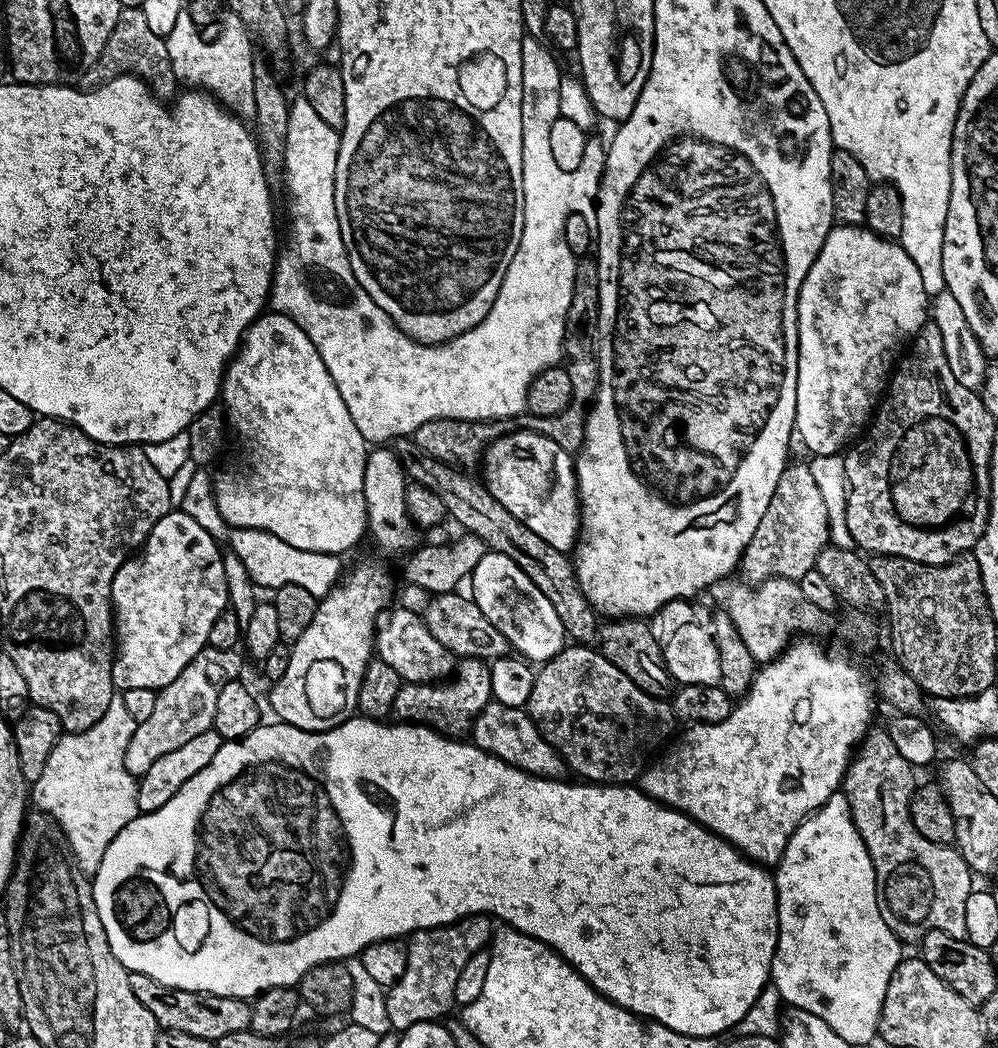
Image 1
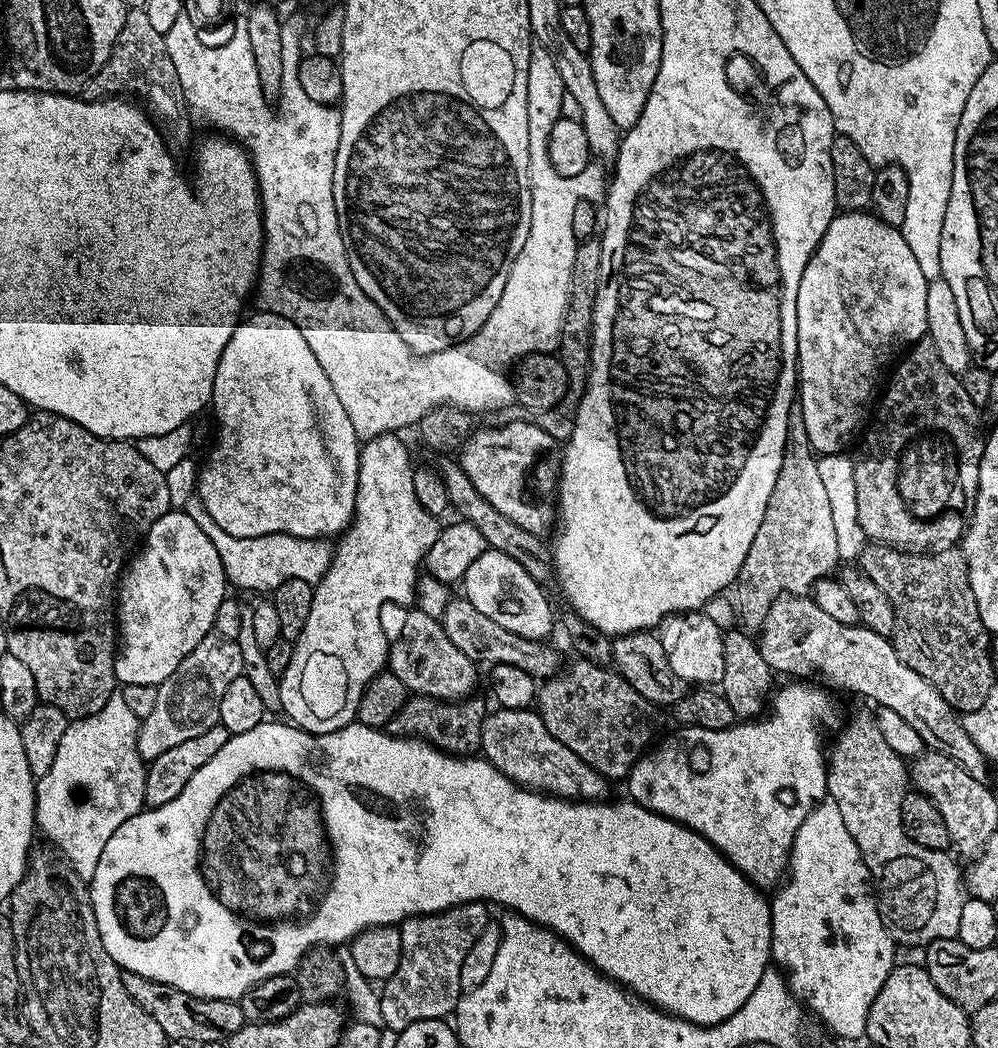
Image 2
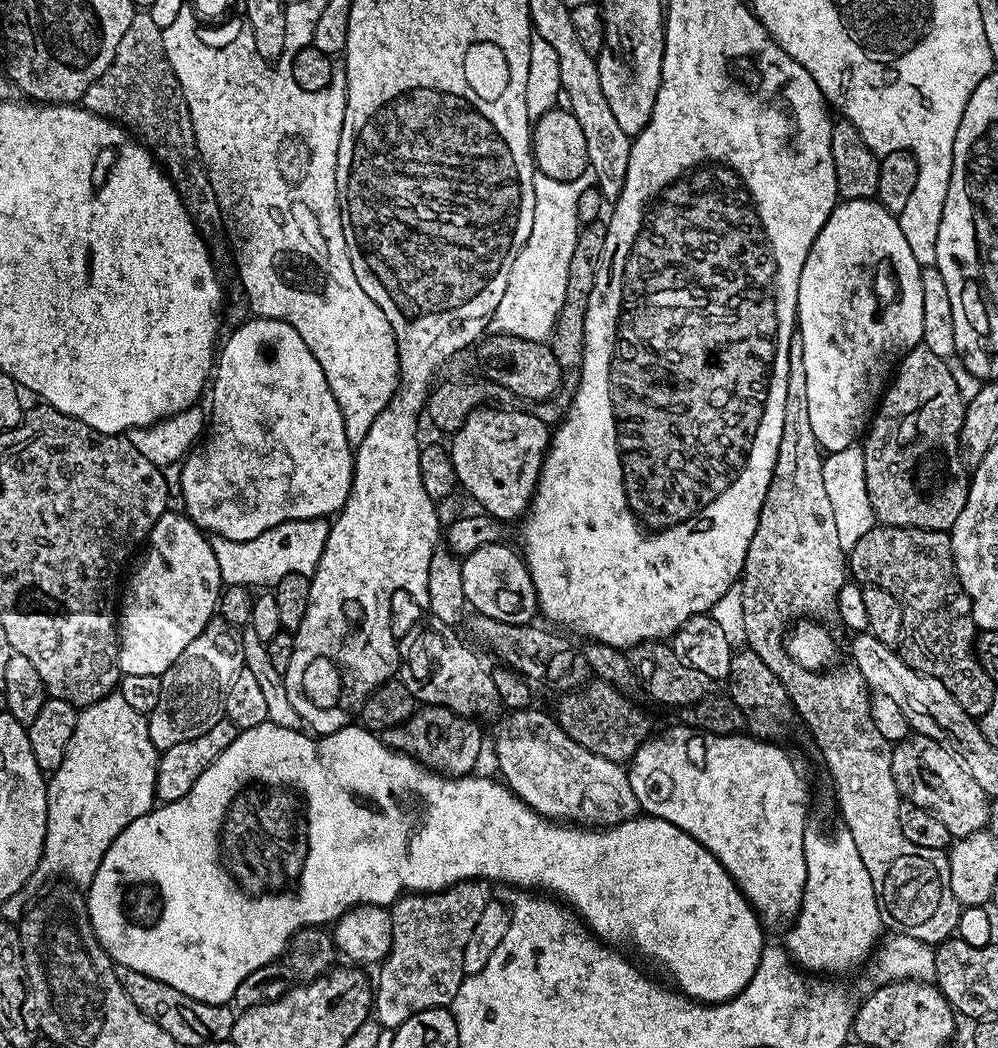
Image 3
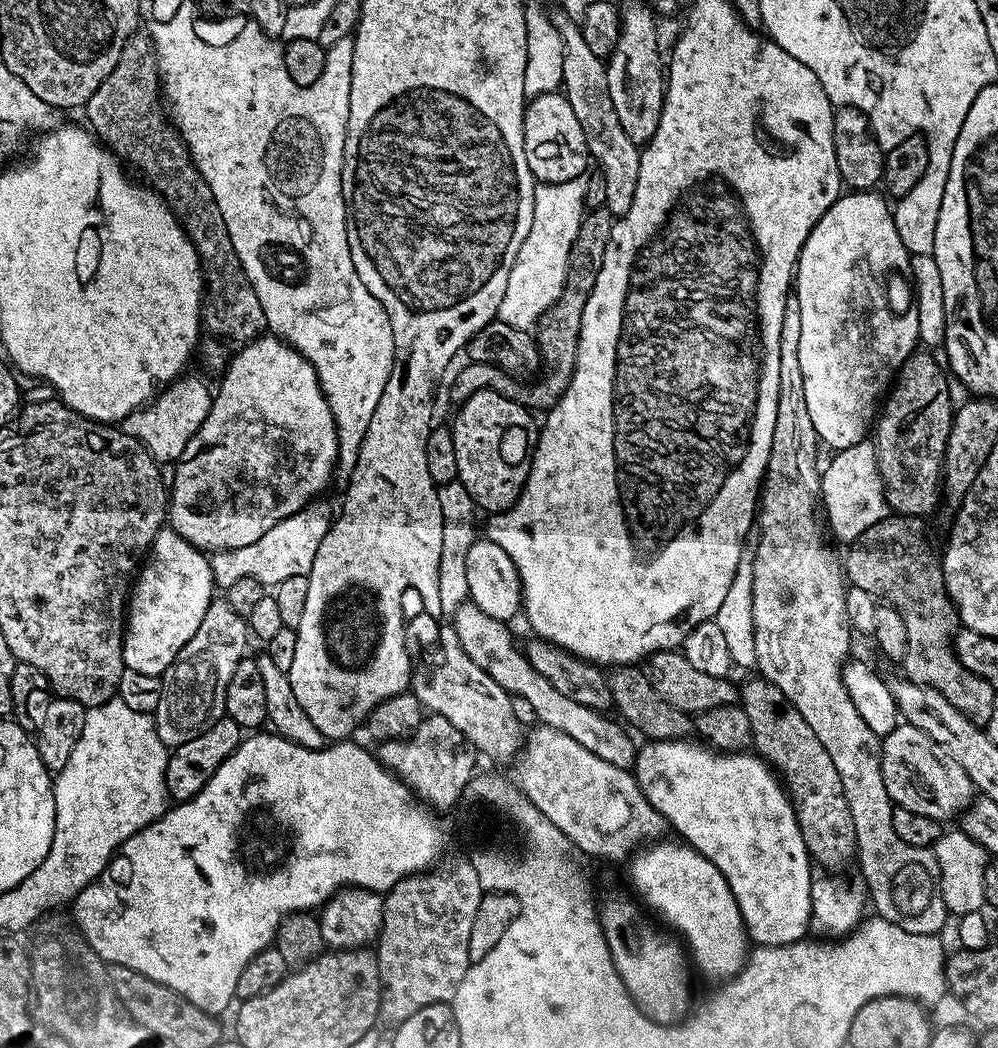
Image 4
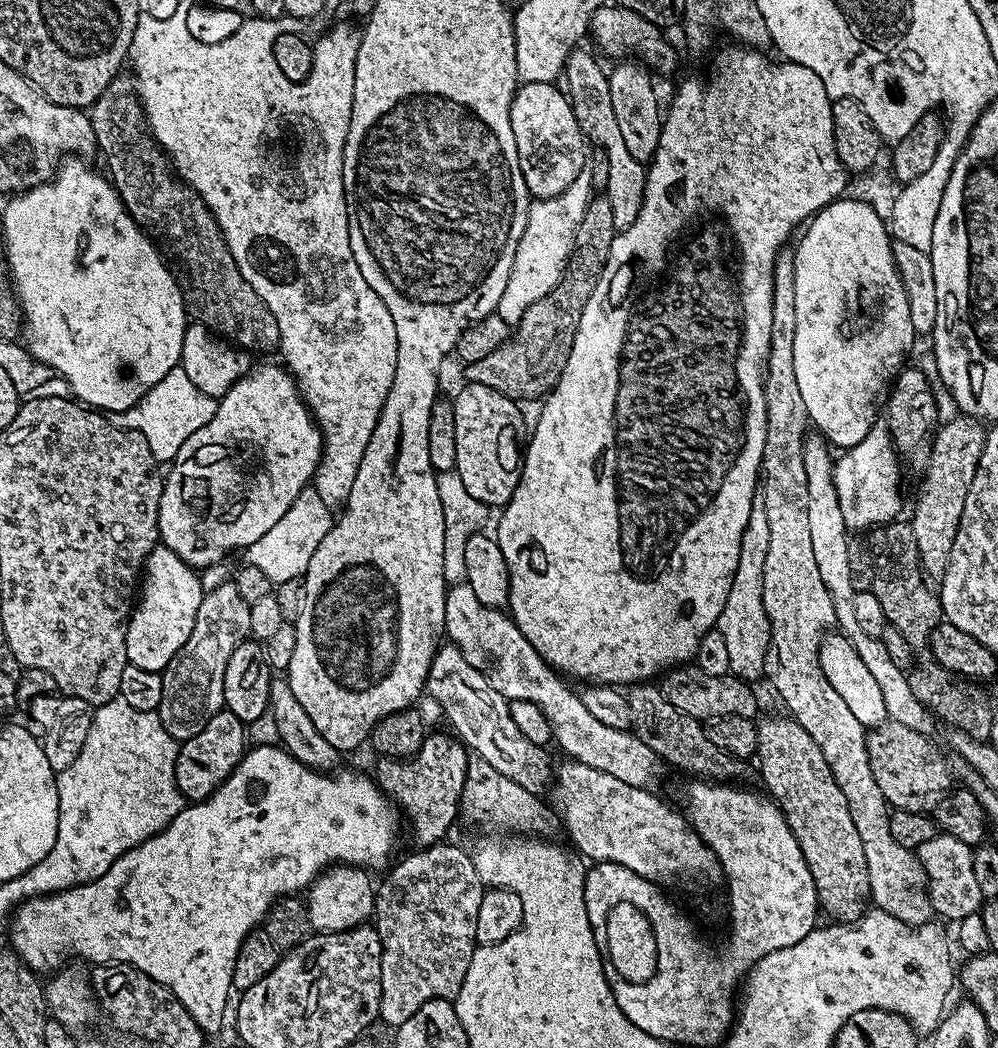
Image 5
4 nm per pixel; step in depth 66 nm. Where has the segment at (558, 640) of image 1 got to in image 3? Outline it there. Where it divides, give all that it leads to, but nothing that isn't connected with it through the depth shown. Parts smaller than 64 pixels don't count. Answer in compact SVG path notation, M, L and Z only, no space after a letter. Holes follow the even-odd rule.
M481 542L478 546L478 550L474 550L470 553L469 556L463 557L463 559L461 559L460 564L462 570L463 589L465 590L465 598L469 605L472 606L473 604L474 607L472 608L475 609L477 613L480 613L482 615L488 615L490 618L496 619L498 622L531 625L534 620L534 618L532 618L532 615L537 615L538 612L536 591L534 590L534 586L532 585L532 579L530 578L530 574L528 573L528 568L524 565L523 555L521 555L521 553L517 551L515 547L513 548L514 549L507 548L507 546L504 544L488 544L488 542Z

